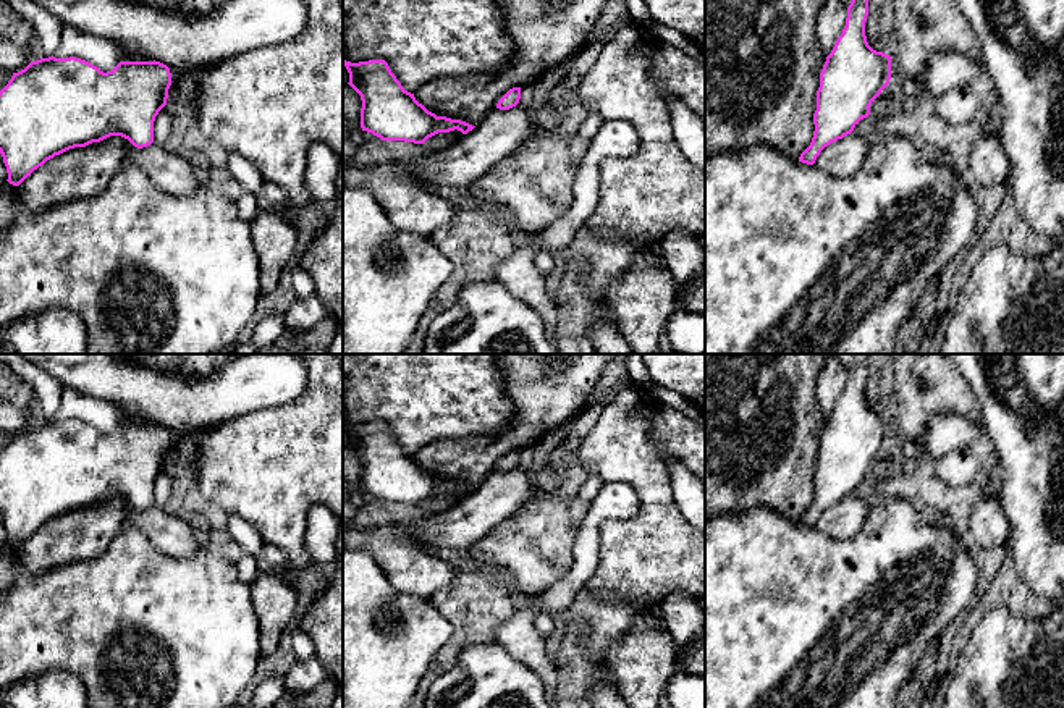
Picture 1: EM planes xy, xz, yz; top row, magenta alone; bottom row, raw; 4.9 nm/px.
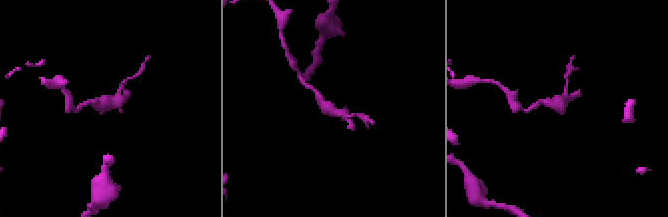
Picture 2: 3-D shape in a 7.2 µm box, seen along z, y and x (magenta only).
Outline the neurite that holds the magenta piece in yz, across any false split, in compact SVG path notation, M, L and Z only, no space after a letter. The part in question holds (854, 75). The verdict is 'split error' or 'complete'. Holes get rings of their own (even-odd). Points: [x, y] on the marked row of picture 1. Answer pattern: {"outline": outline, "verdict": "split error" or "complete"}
{"outline": "M852 0L842 34L826 57L817 91L813 137L799 162L813 165L820 152L851 134L870 115L872 102L891 79L891 57L873 50L865 36L868 0Z", "verdict": "complete"}

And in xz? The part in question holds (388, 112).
{"outline": "M343 58L349 73L349 86L361 95L361 128L382 141L424 144L438 133L461 131L475 126L437 116L419 103L391 73L385 60L351 63Z", "verdict": "complete"}

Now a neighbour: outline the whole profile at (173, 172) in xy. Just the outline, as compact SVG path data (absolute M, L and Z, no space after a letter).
M128 142L126 162L141 168L170 194L189 196L197 192L202 184L202 170L192 165L186 152L170 152L155 142L142 149Z

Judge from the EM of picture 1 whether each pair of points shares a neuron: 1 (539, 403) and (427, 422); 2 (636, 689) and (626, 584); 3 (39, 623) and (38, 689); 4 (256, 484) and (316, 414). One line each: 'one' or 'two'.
1: two
2: two
3: two
4: one

